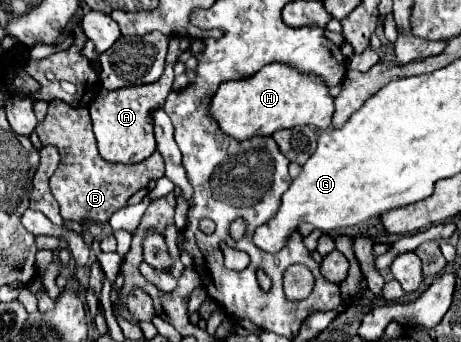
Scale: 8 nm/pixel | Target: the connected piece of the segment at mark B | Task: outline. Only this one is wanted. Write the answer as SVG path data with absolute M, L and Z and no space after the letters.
M52 100L44 122L36 126L36 134L40 136L42 144L50 144L60 150L60 164L50 178L50 190L52 196L58 200L62 218L66 222L104 224L116 210L128 206L128 200L138 190L146 188L150 180L158 180L160 176L164 176L164 162L160 152L154 152L138 164L106 162L98 154L90 114L84 106L72 108L70 104L64 104L64 100Z

